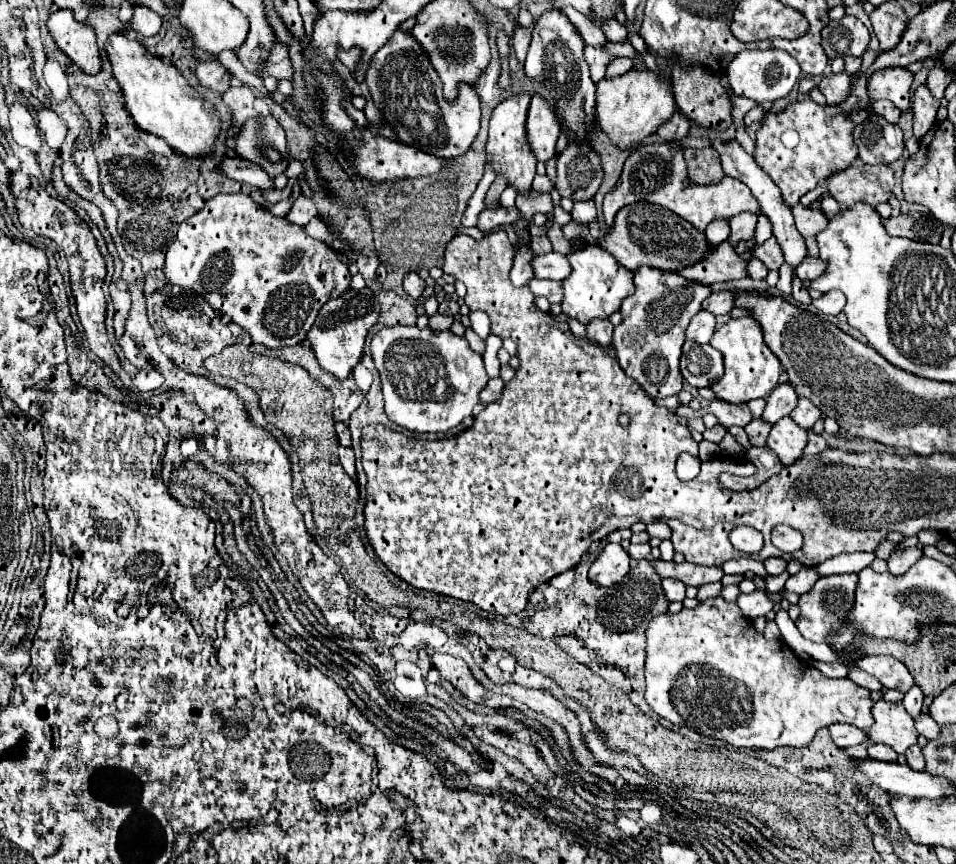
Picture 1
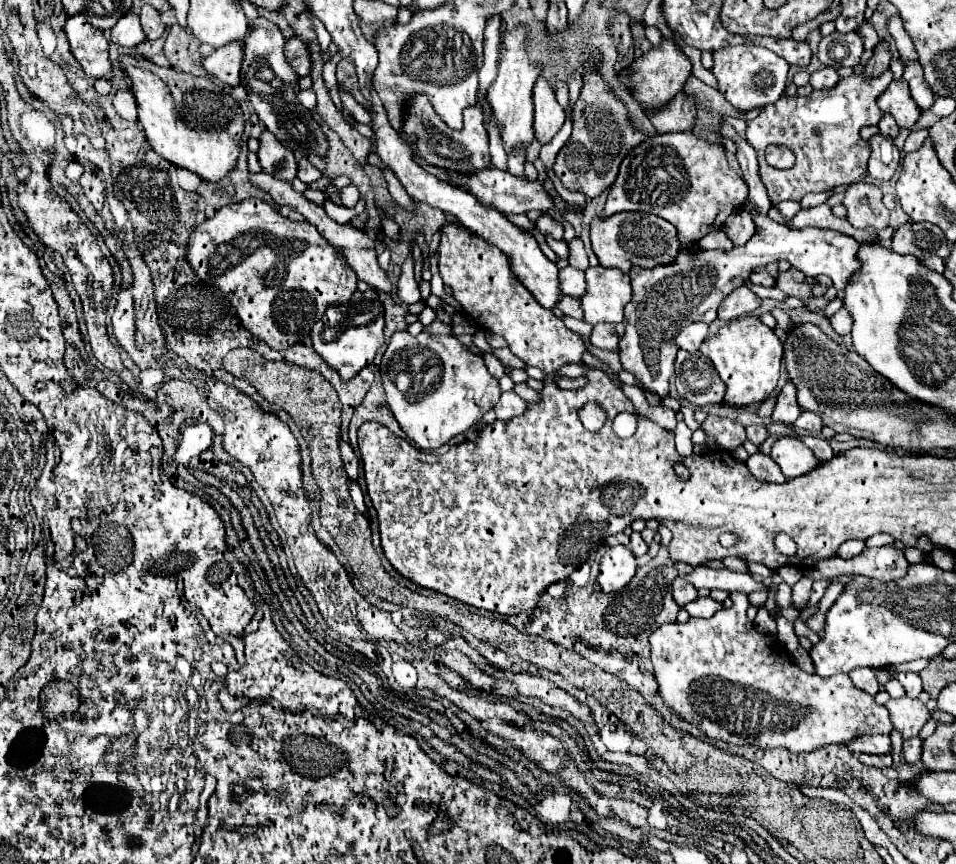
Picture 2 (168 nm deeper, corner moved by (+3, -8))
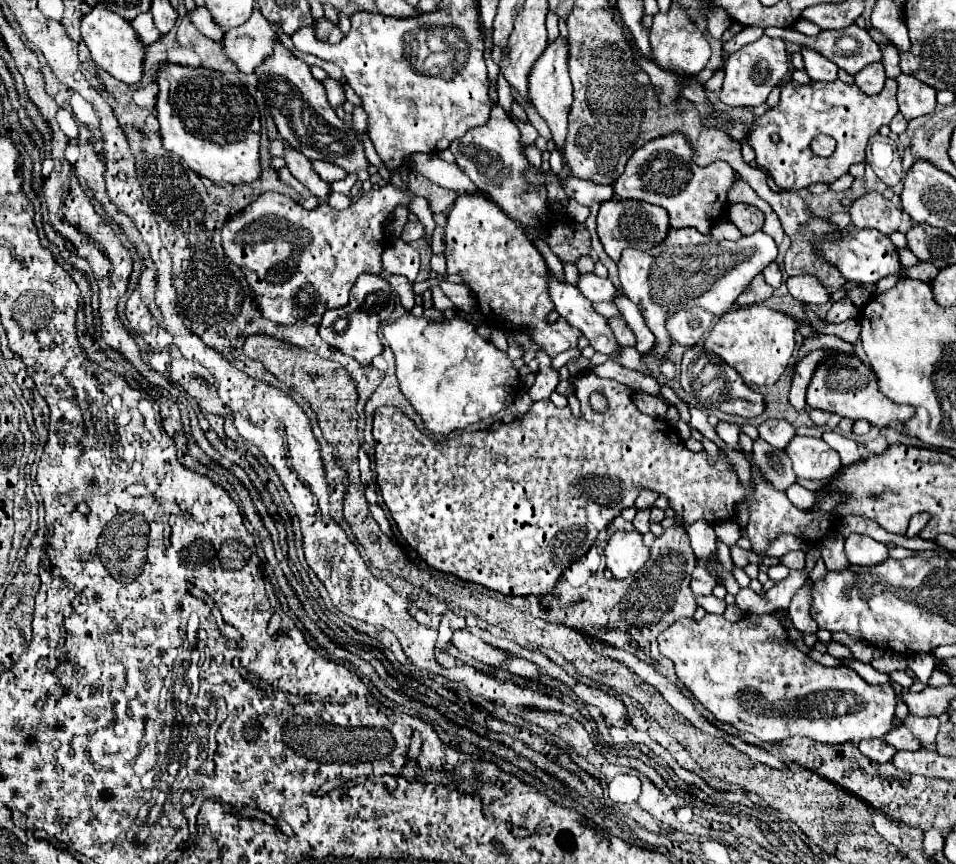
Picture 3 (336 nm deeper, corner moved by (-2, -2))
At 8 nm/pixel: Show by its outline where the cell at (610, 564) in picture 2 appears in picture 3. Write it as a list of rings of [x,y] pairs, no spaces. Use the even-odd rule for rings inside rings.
[[[615,531],[611,535],[611,539],[607,541],[605,557],[607,557],[607,567],[611,569],[613,577],[615,579],[625,579],[625,577],[637,573],[645,565],[645,561],[649,559],[649,549],[645,547],[641,533],[637,533],[637,531]]]

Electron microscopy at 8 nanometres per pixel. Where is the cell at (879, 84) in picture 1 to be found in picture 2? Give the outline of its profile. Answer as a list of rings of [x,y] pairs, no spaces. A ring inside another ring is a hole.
[[[904,79],[888,85],[888,89],[878,97],[878,107],[884,113],[890,113],[900,127],[912,127],[920,117],[920,109],[910,97],[910,89]]]

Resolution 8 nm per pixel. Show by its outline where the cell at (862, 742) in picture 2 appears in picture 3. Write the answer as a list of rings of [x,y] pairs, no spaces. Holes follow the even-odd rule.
[[[905,725],[889,731],[885,735],[885,739],[895,749],[907,749],[907,751],[919,751],[921,749],[921,741],[917,741],[917,737],[913,737],[913,733],[909,733],[909,729],[905,729]]]

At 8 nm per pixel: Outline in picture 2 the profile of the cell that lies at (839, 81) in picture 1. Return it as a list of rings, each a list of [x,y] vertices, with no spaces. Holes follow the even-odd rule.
[[[824,67],[824,69],[820,69],[820,71],[816,71],[816,73],[810,75],[810,85],[814,89],[830,89],[838,81],[840,81],[840,75],[836,73],[834,67]]]

